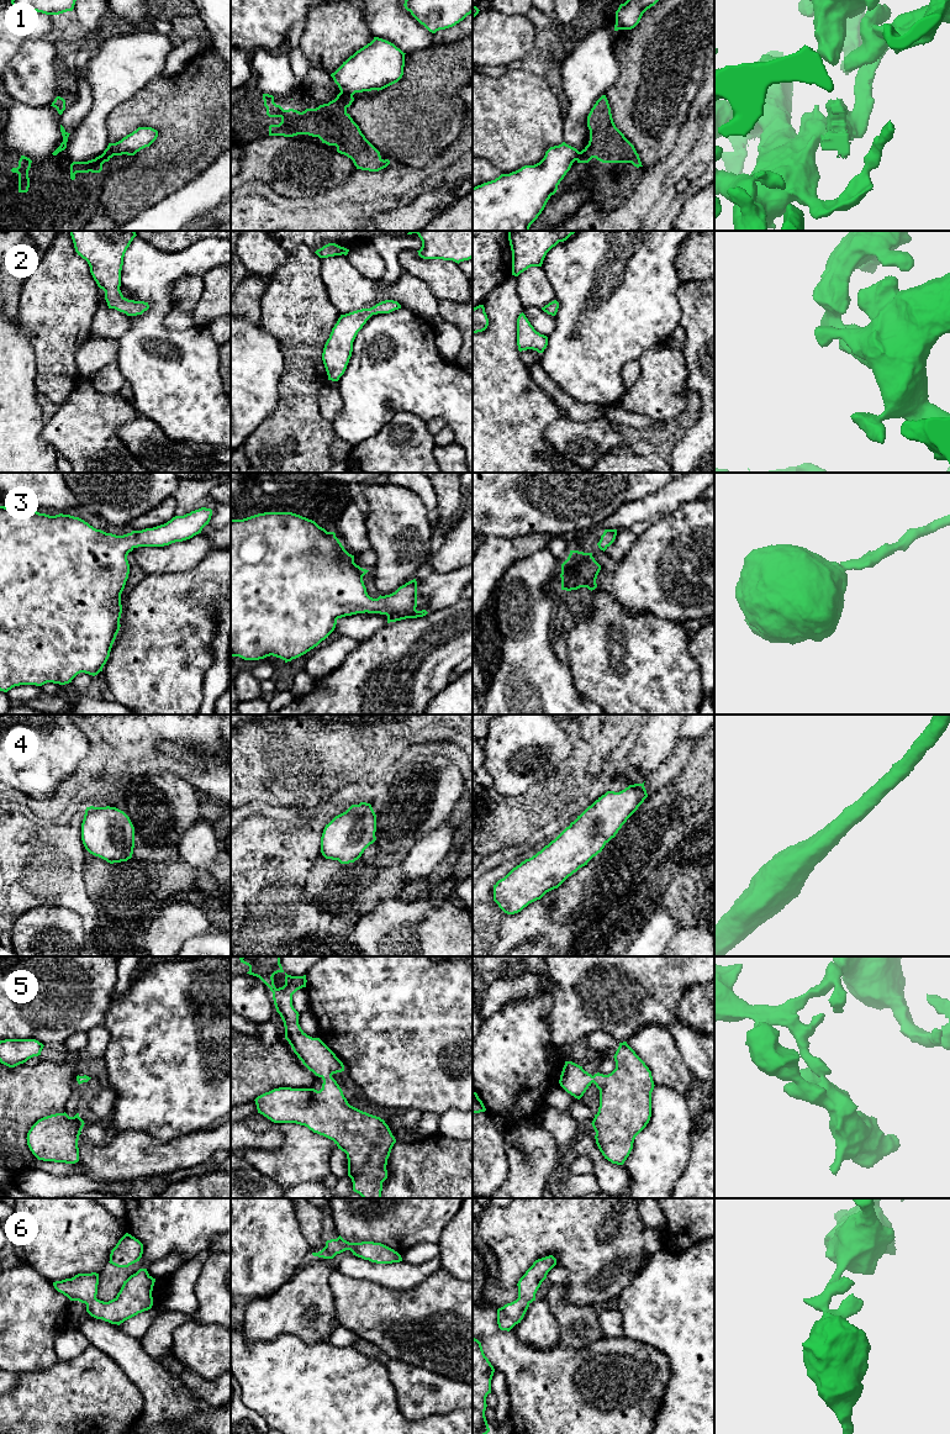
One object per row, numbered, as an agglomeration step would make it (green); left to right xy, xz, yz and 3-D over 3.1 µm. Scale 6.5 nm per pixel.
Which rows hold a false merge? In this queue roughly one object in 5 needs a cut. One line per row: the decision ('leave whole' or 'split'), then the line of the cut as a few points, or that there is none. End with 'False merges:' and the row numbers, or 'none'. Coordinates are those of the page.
1: split; cut xz (341, 90), (352, 95)
2: leave whole; cut none
3: leave whole; cut none
4: leave whole; cut none
5: leave whole; cut none
6: leave whole; cut none
False merges: 1

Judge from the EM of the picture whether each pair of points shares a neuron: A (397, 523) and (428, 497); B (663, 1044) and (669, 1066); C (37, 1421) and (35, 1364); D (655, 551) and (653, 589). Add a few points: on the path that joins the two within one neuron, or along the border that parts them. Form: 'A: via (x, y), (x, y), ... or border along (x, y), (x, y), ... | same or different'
A: border along (399, 485), (410, 489), (432, 513) | different
B: via (663, 1049), (665, 1061) | same
C: border along (58, 1361), (43, 1370), (22, 1371), (20, 1374) | different
D: via (654, 560), (653, 579) | same

